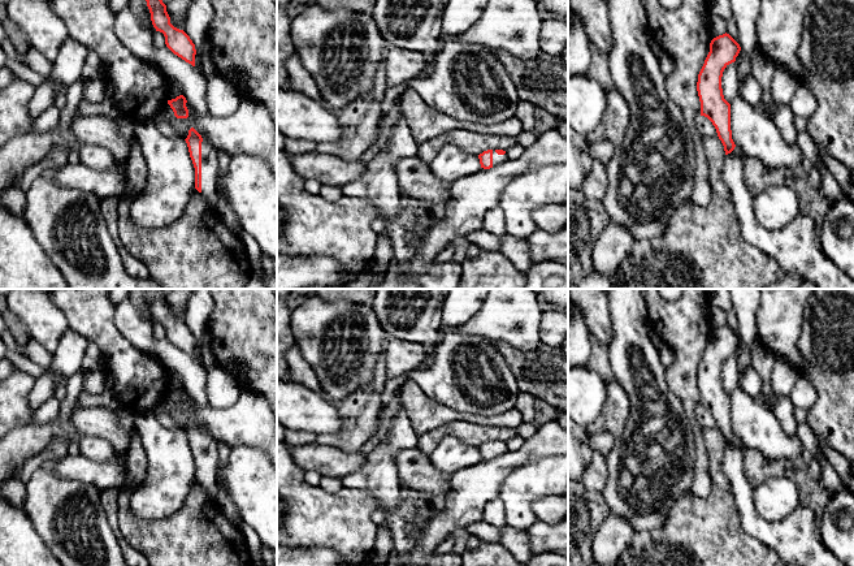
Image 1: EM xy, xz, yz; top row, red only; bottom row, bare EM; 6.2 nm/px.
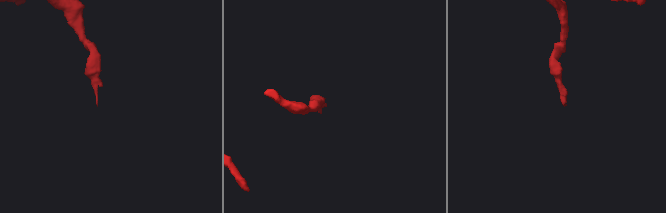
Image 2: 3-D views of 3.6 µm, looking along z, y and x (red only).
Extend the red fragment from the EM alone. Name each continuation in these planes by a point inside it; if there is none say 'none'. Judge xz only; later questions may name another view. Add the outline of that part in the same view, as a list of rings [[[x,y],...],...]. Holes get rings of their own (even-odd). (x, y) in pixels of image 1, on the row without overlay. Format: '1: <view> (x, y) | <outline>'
1: xz (497, 450) | [[[493,441],[493,458],[498,457],[498,455],[502,455],[503,453],[506,453],[508,449],[507,446],[498,446],[495,444],[495,441]]]

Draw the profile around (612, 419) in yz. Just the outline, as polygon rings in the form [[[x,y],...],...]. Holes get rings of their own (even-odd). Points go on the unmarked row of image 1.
[[[616,380],[607,384],[607,390],[608,397],[602,414],[586,429],[588,432],[610,432],[617,438],[625,428],[630,399]]]

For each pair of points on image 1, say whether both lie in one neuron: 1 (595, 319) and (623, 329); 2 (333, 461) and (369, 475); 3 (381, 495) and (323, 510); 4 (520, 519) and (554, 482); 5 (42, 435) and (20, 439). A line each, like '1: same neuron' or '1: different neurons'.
1: different neurons
2: different neurons
3: different neurons
4: same neuron
5: same neuron

